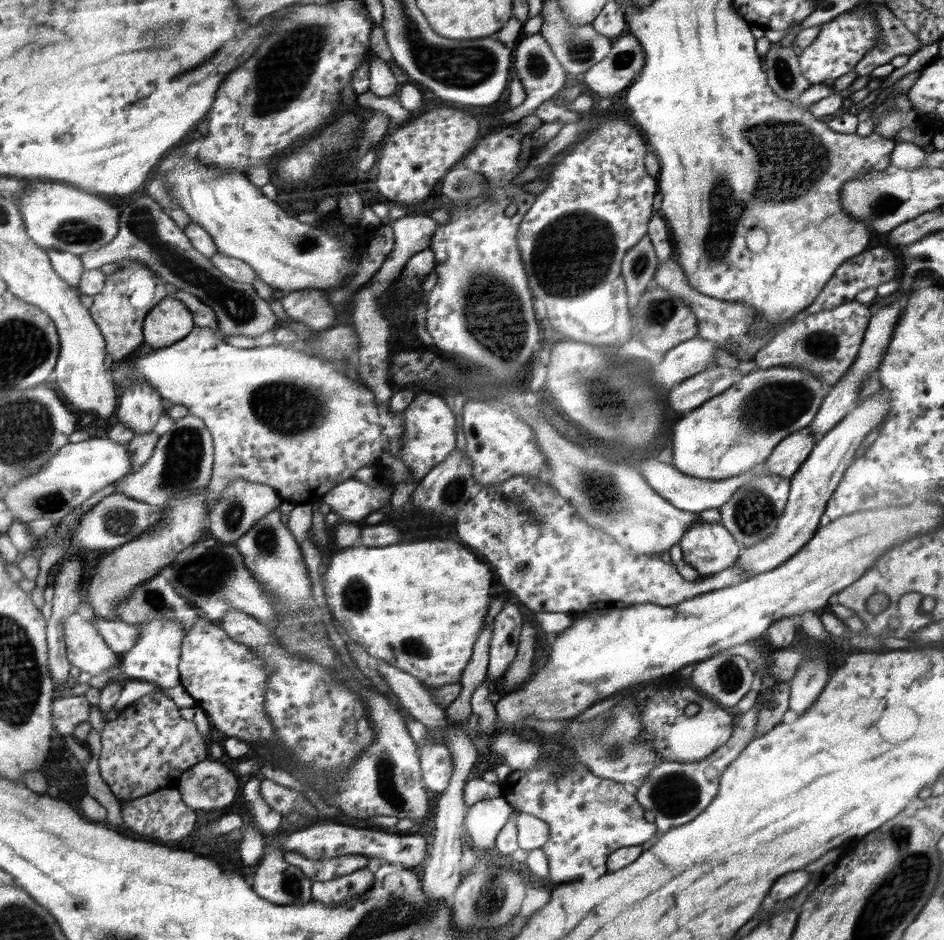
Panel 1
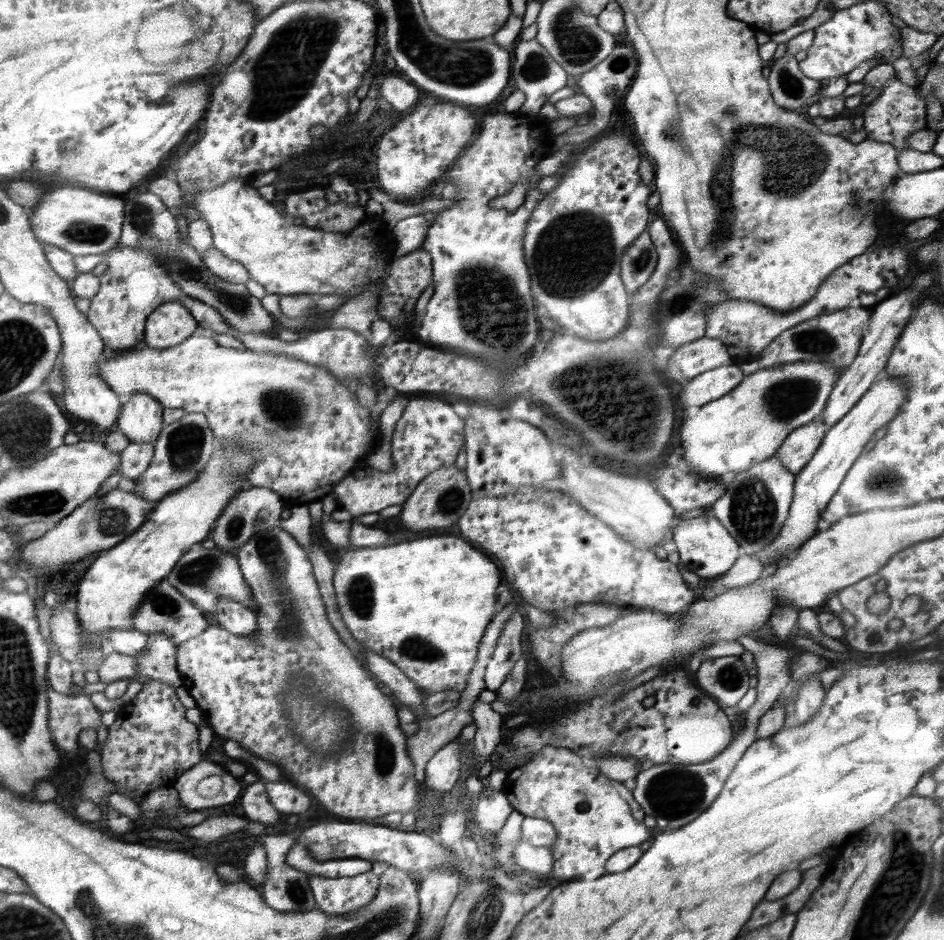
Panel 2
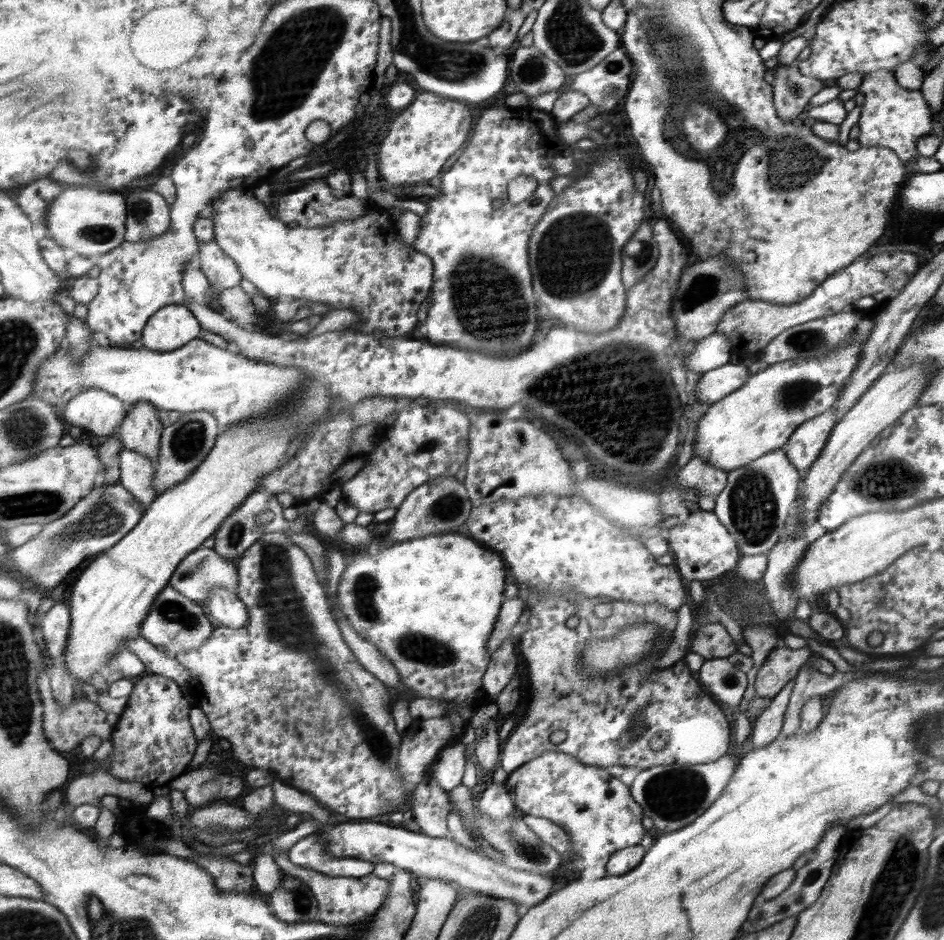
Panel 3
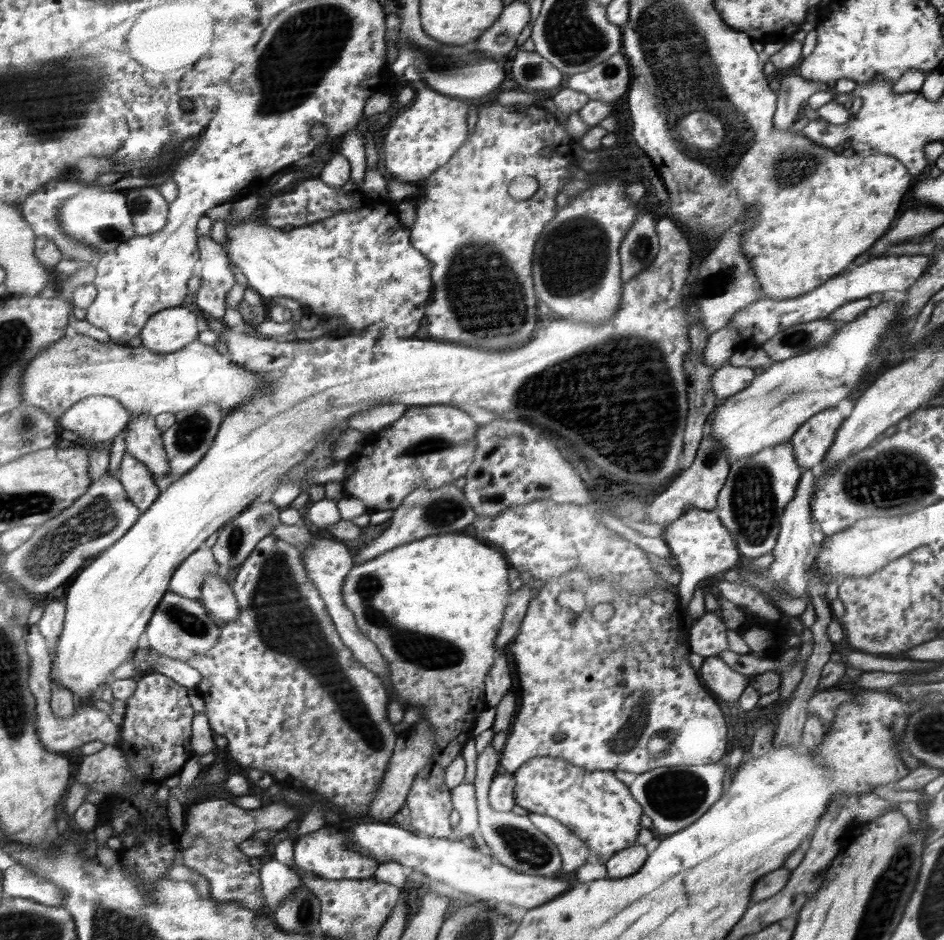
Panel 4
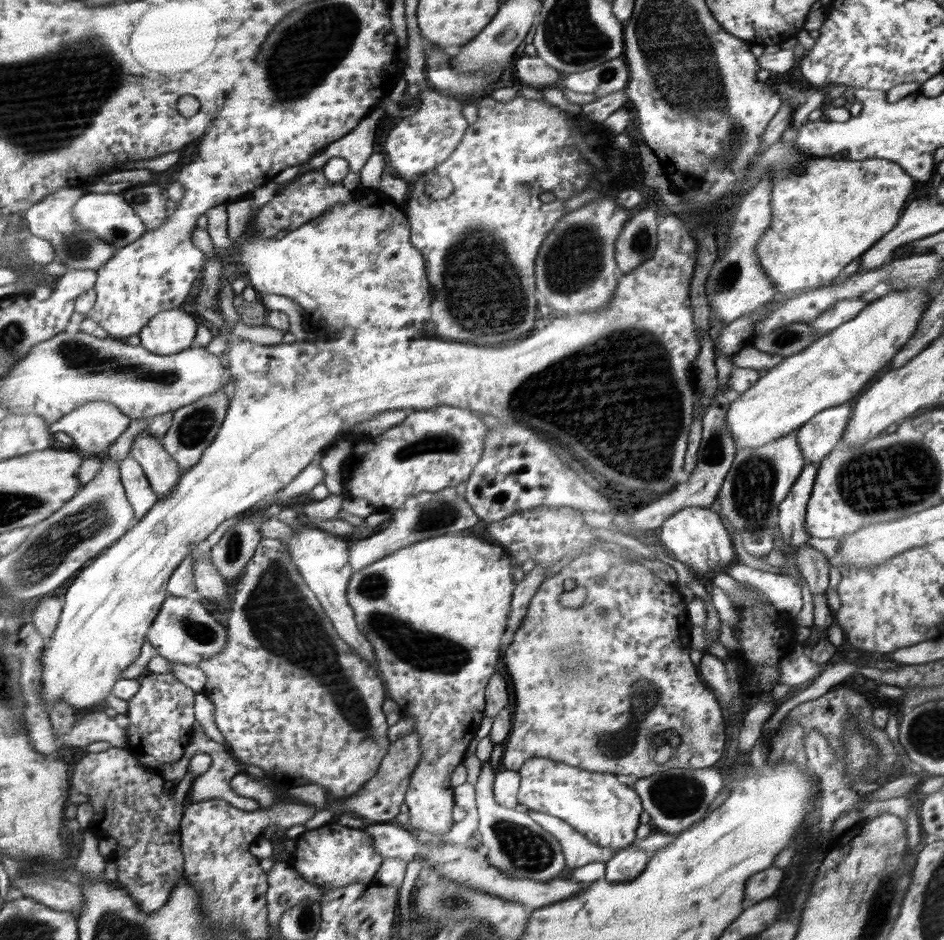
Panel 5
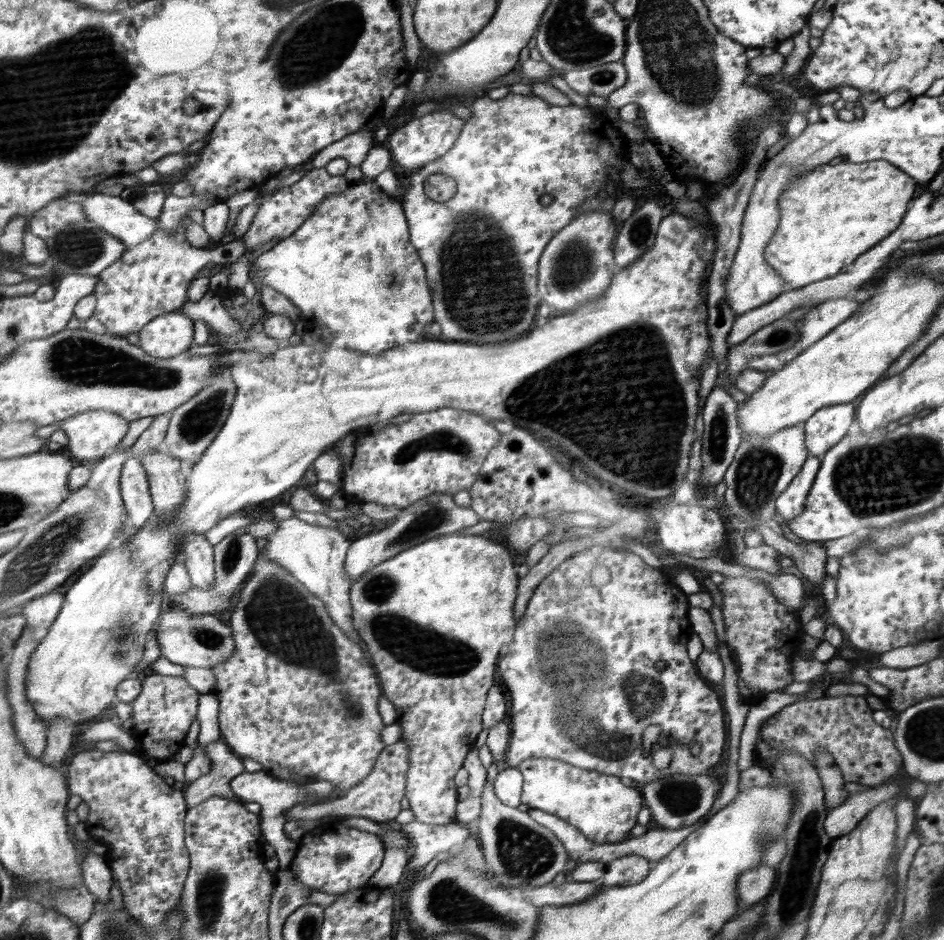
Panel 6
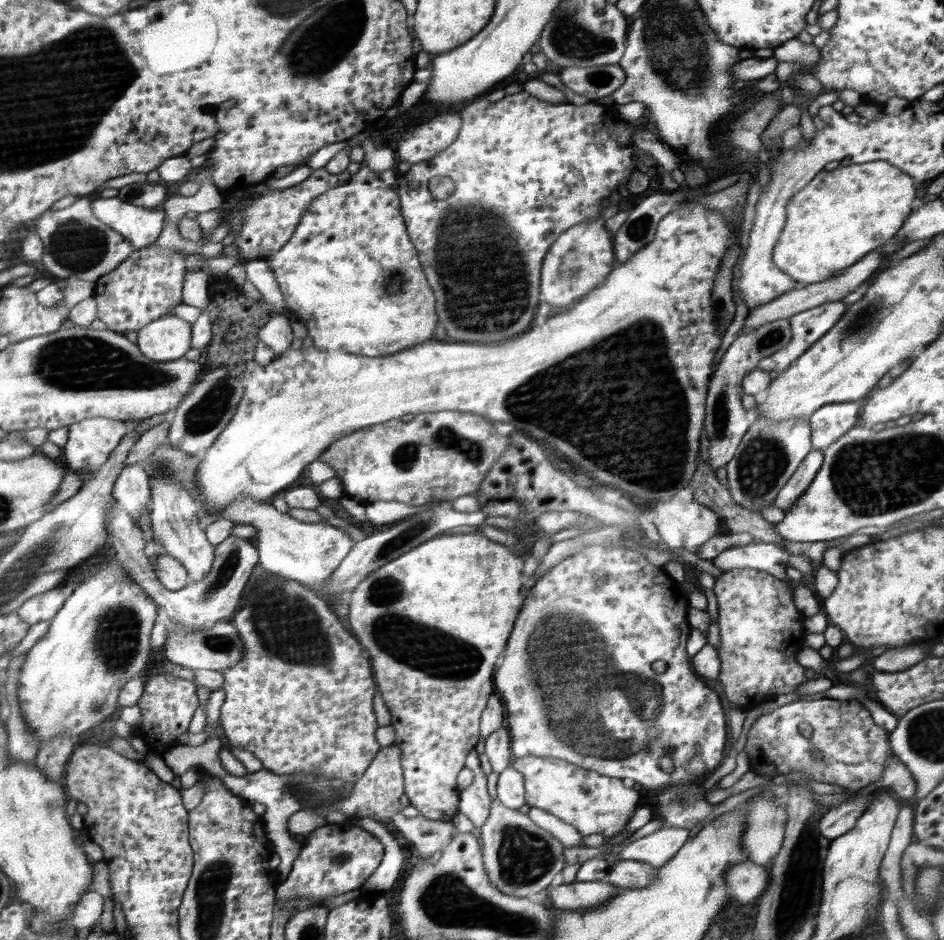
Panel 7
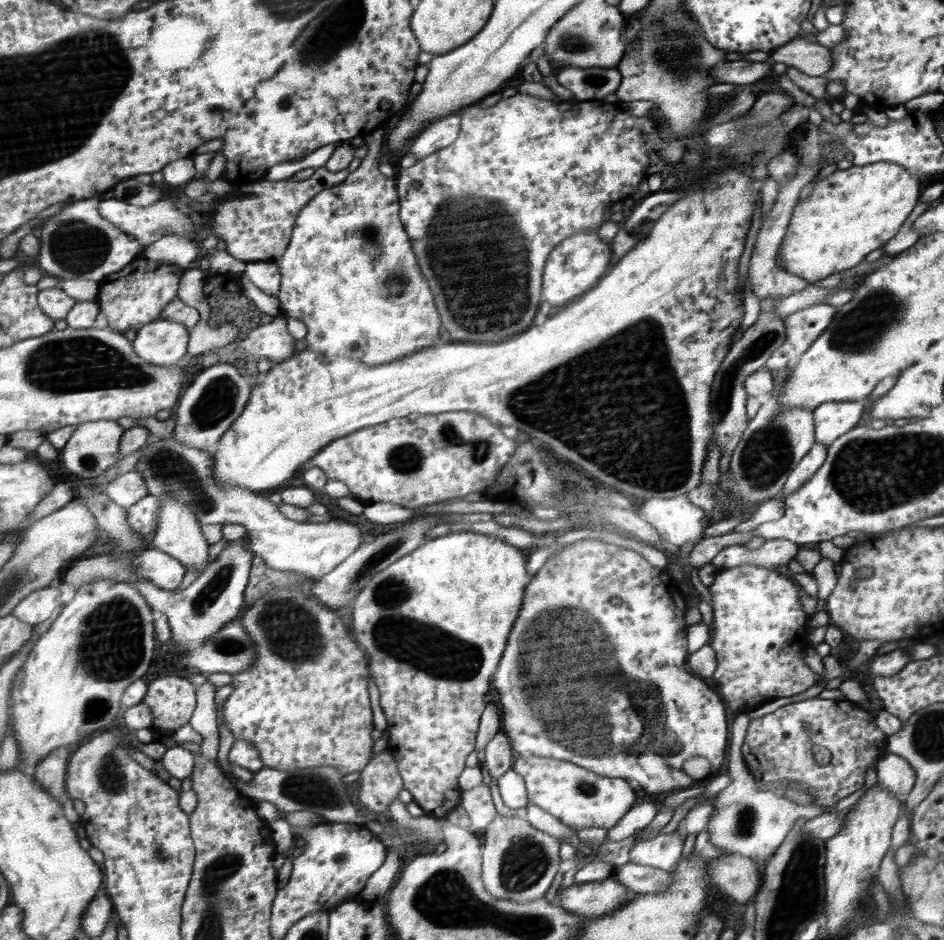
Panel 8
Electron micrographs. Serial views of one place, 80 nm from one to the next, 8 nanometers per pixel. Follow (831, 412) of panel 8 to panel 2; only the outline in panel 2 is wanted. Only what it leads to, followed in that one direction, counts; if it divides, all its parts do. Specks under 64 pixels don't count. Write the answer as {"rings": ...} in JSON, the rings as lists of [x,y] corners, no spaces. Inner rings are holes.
{"rings":[[[818,416],[808,425],[800,426],[779,446],[776,457],[792,474],[798,474],[810,462],[829,431],[820,419]]]}

